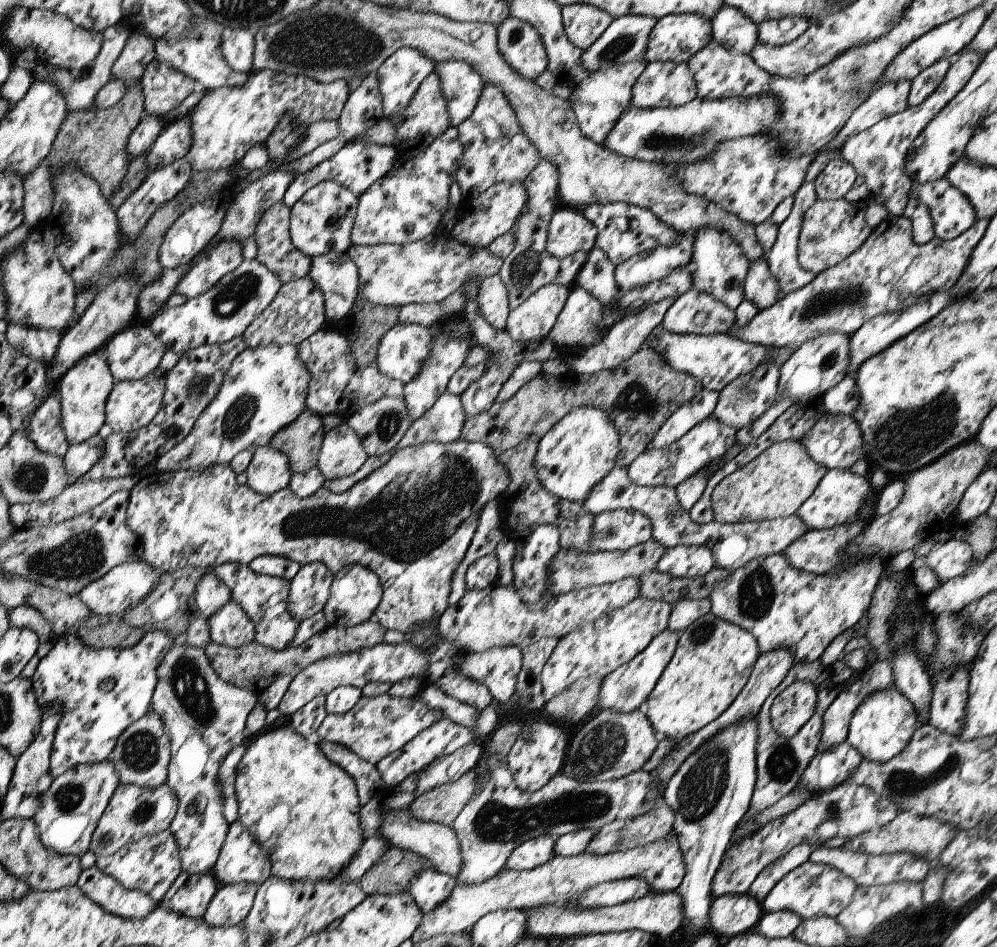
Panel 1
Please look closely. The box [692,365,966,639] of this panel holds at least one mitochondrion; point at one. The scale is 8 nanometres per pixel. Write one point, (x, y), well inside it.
(920, 426)

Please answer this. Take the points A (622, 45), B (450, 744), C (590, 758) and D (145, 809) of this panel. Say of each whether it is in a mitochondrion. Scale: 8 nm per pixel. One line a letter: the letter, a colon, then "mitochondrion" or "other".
A: mitochondrion
B: other
C: mitochondrion
D: mitochondrion

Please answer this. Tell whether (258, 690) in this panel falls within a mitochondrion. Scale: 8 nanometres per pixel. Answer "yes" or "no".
no

